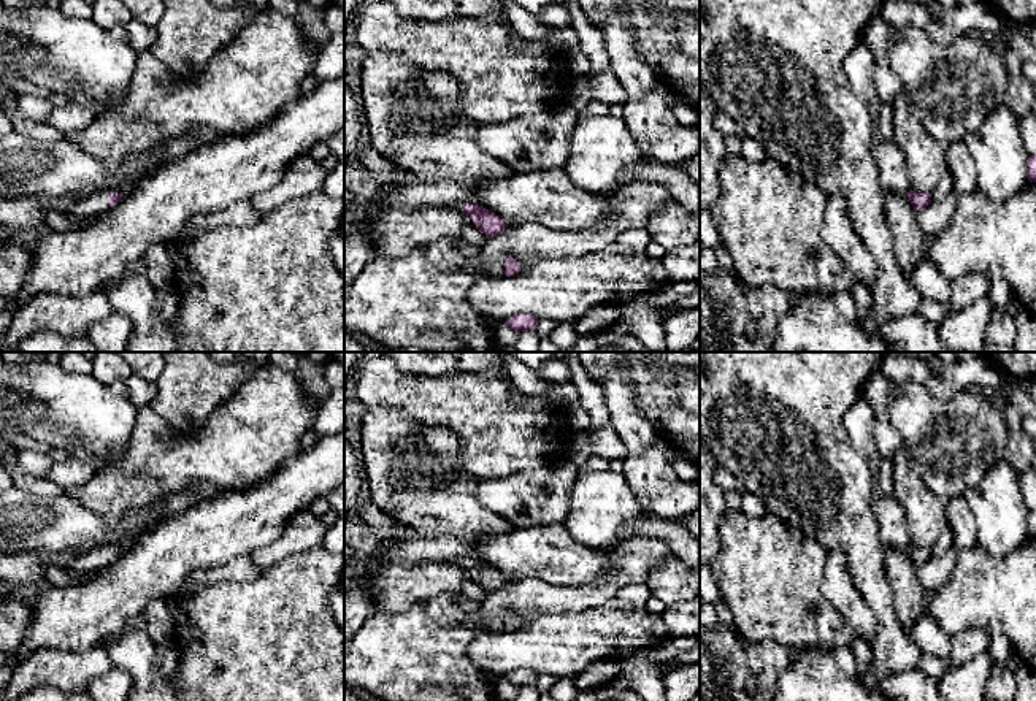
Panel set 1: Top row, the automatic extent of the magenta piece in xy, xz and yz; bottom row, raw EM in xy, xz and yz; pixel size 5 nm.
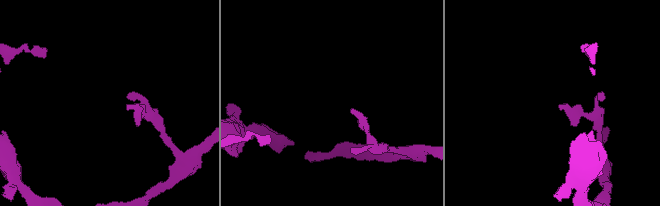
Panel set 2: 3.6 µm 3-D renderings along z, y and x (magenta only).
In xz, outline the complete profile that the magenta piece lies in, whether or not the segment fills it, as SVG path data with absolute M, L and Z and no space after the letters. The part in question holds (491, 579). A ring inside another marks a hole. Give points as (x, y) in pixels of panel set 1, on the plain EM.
M466 558L462 568L468 571L487 593L501 590L508 582L500 571L479 560Z

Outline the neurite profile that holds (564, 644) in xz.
M622 599L579 612L539 614L514 631L478 636L468 658L505 677L519 669L576 677L598 660L619 661L660 645L668 636L662 615Z

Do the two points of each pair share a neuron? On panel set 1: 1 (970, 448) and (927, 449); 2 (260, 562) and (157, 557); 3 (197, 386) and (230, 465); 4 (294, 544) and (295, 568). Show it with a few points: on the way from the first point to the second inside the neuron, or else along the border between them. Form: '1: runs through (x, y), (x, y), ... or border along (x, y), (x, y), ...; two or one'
1: runs through (959, 448), (938, 448); one
2: border along (283, 533), (251, 554); two
3: border along (237, 389), (199, 429), (191, 433), (176, 432); two
4: border along (319, 544), (292, 552), (262, 571); two

